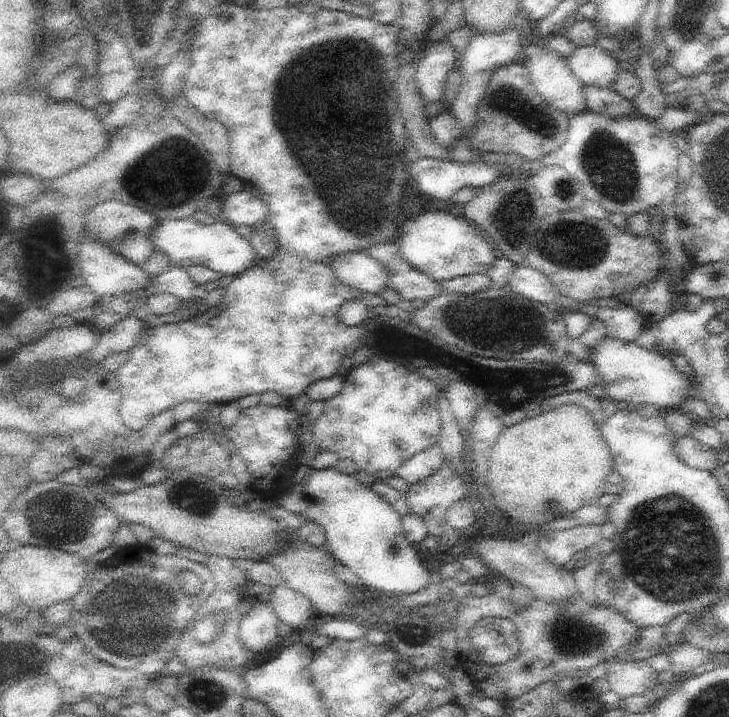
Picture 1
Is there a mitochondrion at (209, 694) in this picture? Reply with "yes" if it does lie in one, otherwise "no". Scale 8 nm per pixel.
yes

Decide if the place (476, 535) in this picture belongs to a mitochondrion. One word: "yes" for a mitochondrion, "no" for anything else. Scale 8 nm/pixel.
no

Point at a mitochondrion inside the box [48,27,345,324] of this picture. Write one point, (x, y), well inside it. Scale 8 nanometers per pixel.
(175, 171)

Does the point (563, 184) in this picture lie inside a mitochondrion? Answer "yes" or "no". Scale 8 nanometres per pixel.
yes

